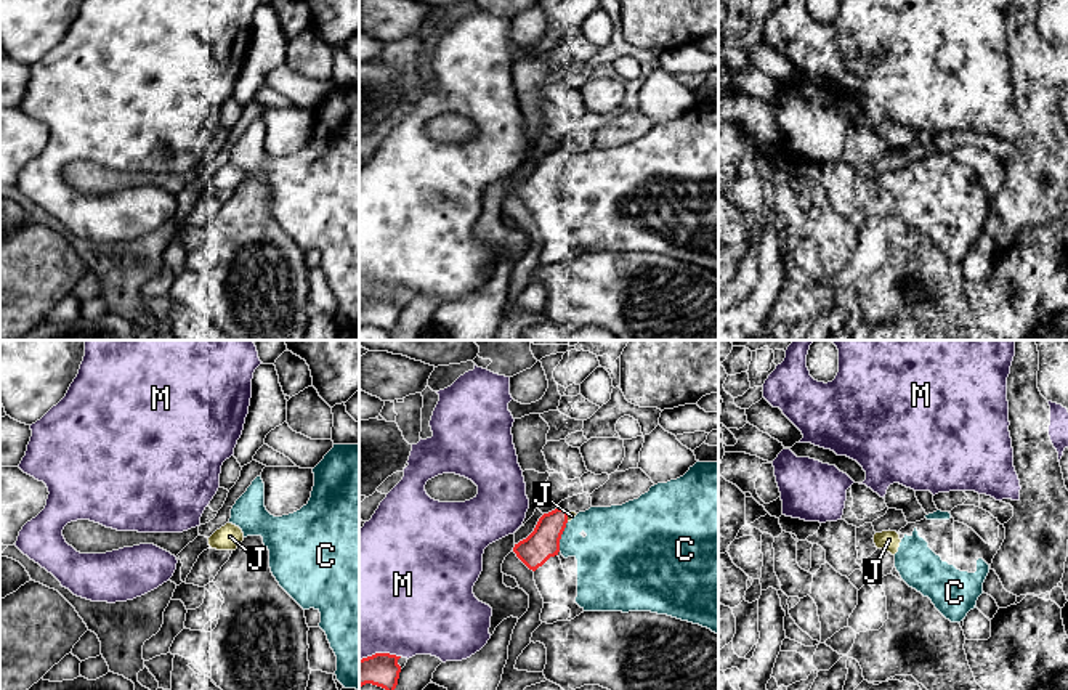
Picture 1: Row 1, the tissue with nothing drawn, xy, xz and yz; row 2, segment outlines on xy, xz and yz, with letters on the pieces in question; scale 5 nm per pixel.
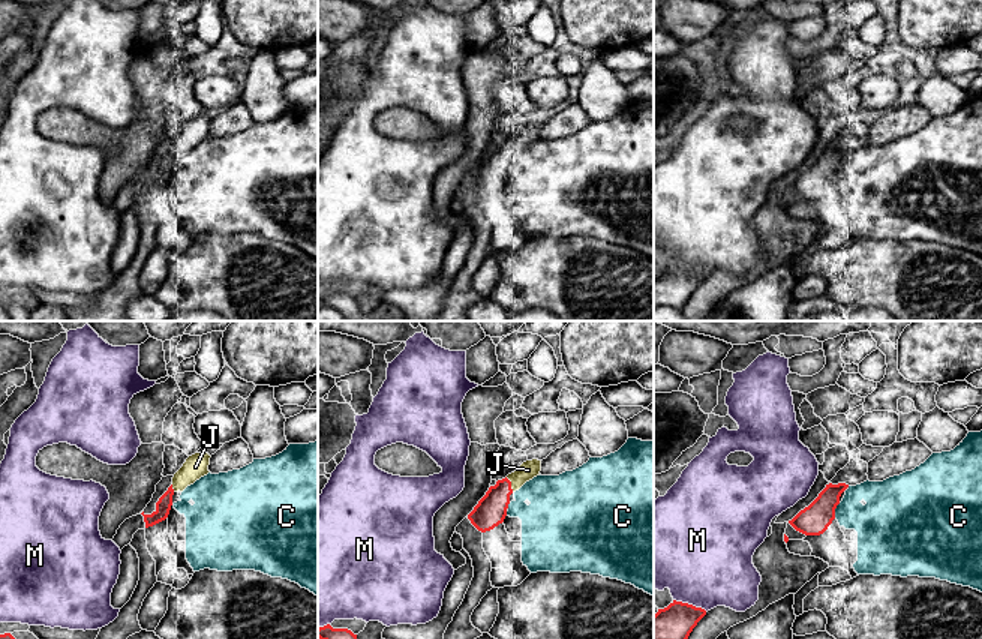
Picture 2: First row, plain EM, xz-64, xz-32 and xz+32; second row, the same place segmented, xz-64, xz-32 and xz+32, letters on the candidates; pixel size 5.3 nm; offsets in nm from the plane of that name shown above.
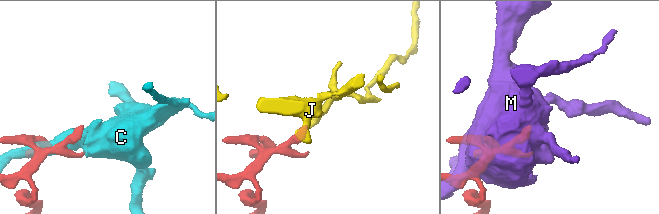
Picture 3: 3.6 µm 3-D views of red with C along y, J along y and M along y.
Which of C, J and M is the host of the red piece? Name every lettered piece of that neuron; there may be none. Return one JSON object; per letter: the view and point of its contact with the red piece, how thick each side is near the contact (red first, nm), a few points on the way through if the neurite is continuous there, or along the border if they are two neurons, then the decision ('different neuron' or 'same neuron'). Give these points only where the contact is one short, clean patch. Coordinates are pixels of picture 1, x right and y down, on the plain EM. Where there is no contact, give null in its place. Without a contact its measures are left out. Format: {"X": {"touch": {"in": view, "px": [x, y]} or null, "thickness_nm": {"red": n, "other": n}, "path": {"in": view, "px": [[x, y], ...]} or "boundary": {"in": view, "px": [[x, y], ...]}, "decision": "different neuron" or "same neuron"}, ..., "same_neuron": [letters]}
{"C": {"touch": {"in": "xz", "px": [560, 177]}, "thickness_nm": {"red": 160, "other": 280}, "decision": "different neuron"}, "J": {"touch": {"in": "xz", "px": [566, 158]}, "thickness_nm": {"red": 160, "other": 40}, "decision": "same neuron"}, "M": {"touch": {"in": "xz", "px": [379, 294]}, "thickness_nm": {"red": 170, "other": 500}, "decision": "different neuron"}, "same_neuron": ["J"]}

